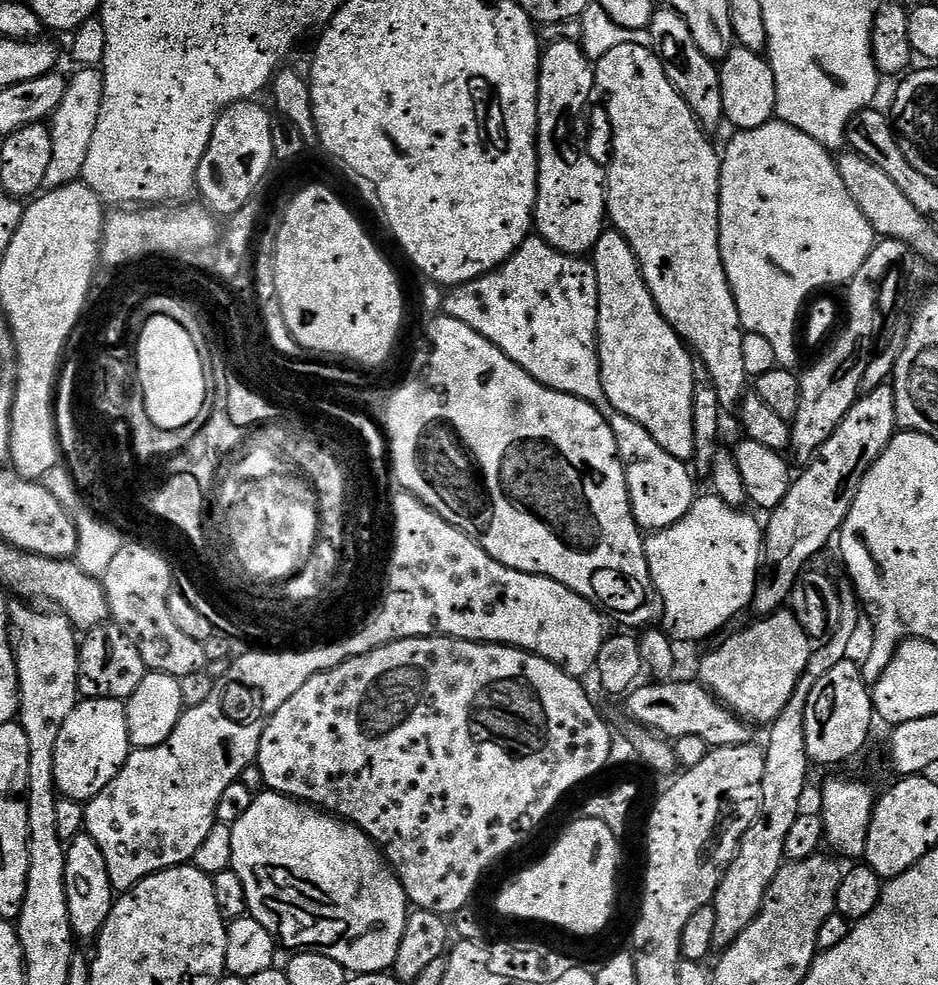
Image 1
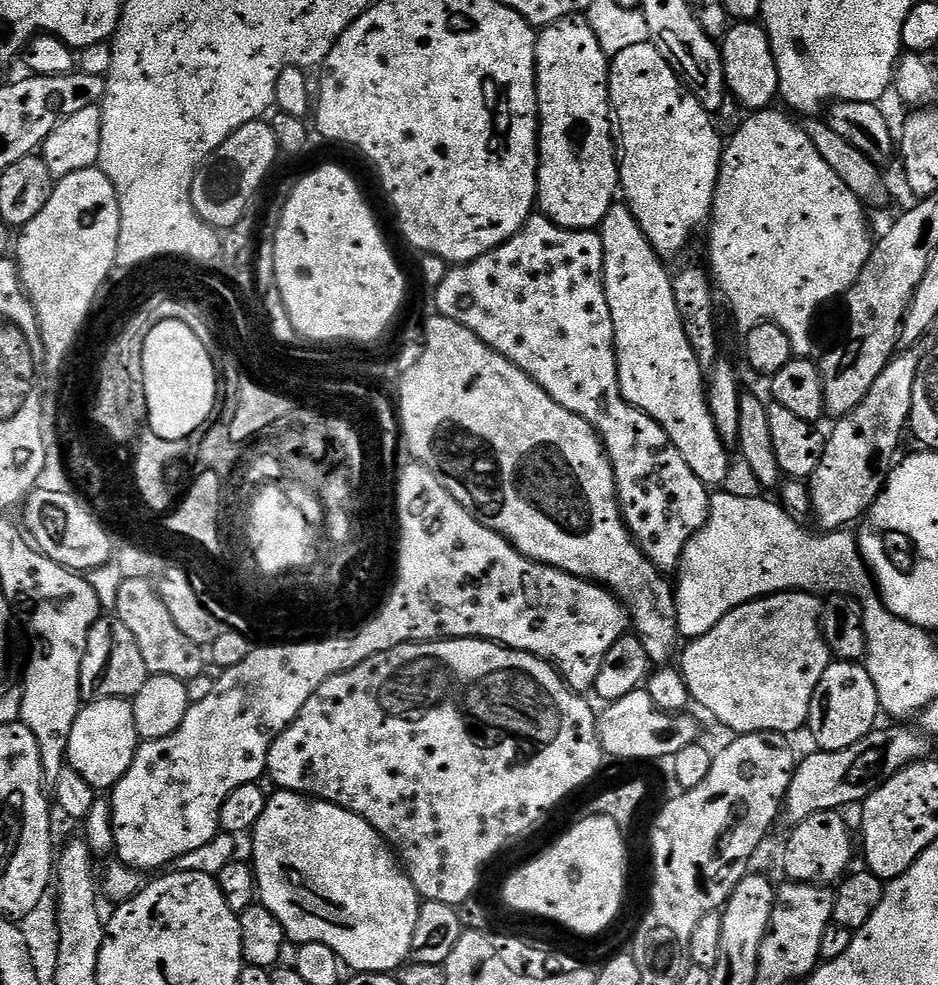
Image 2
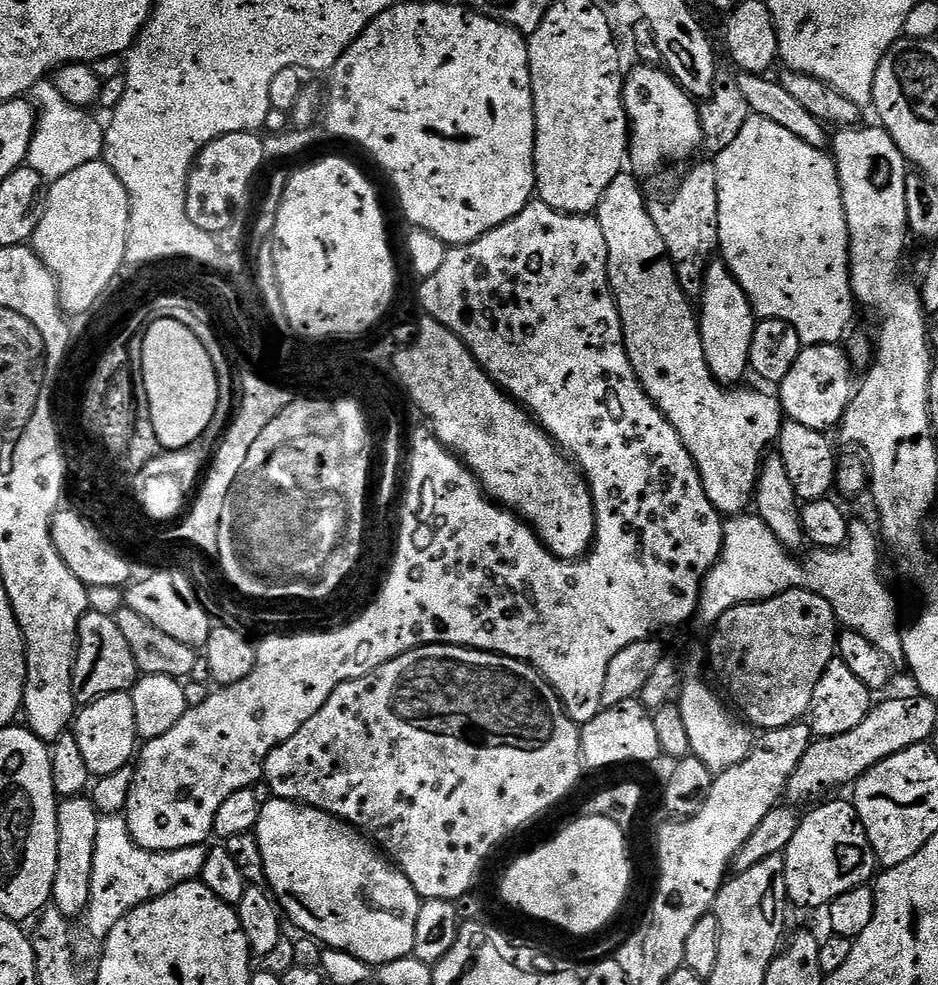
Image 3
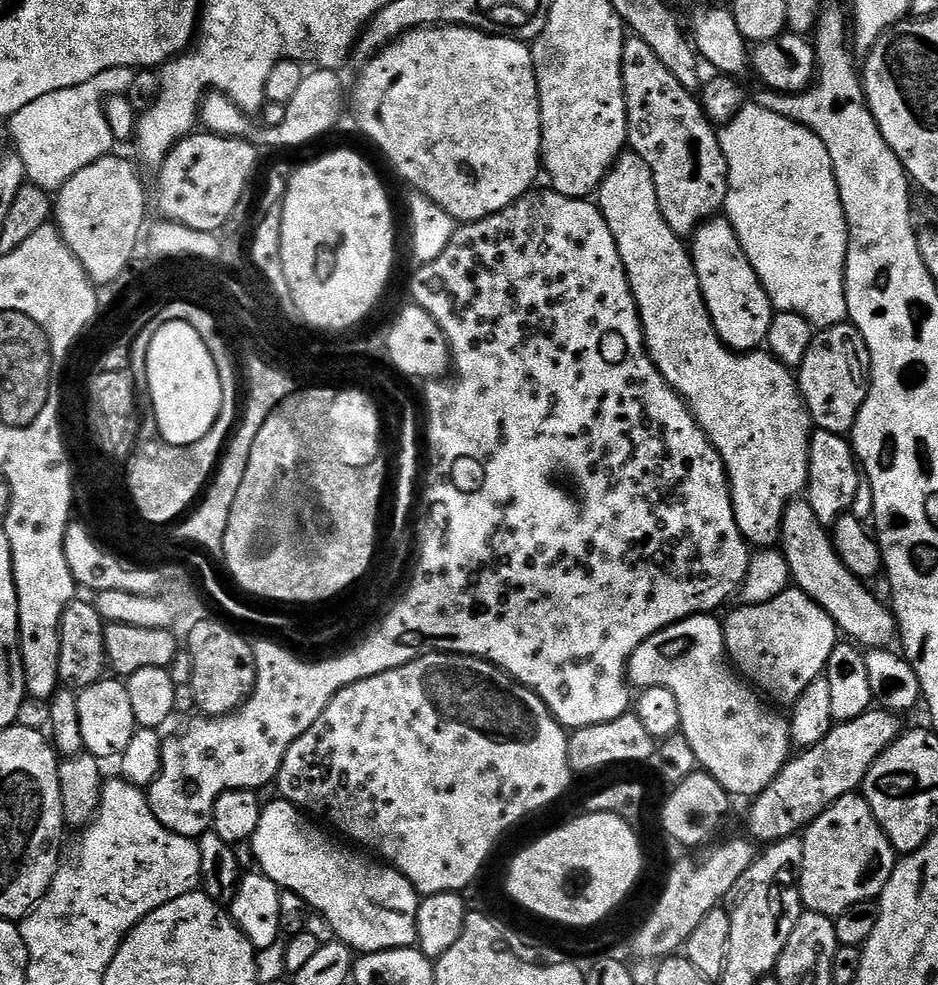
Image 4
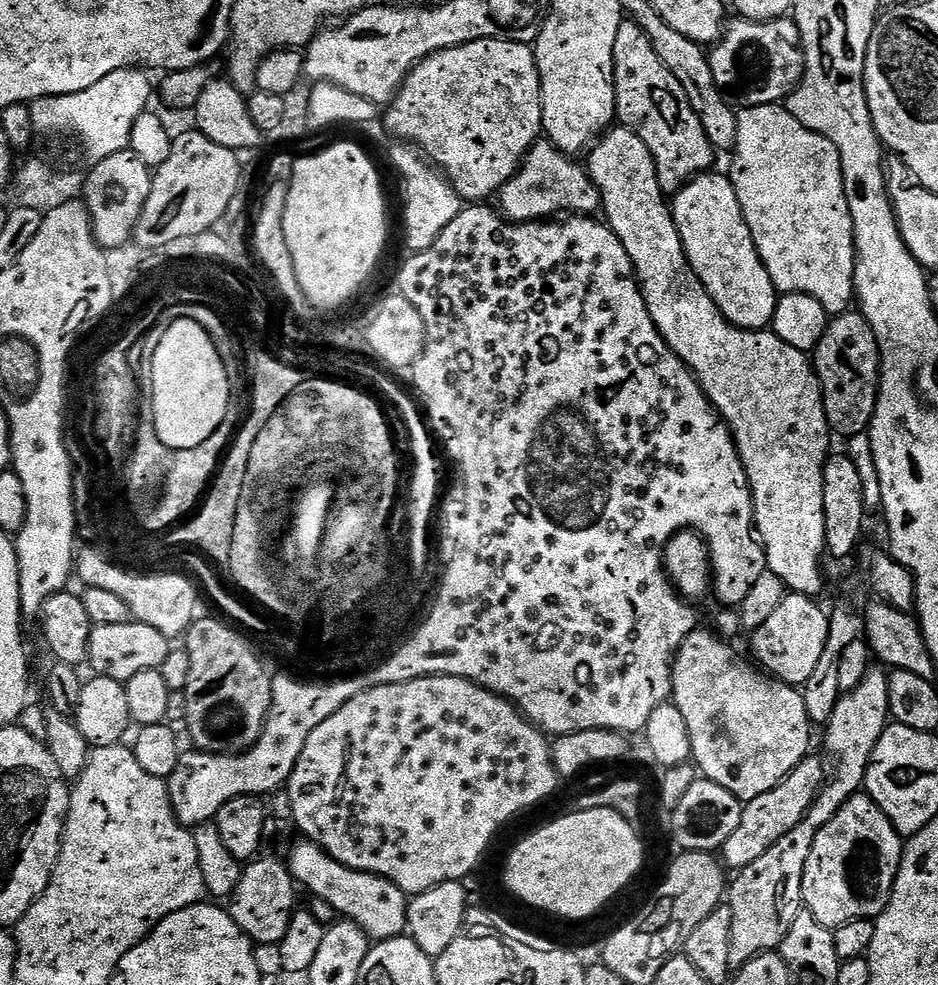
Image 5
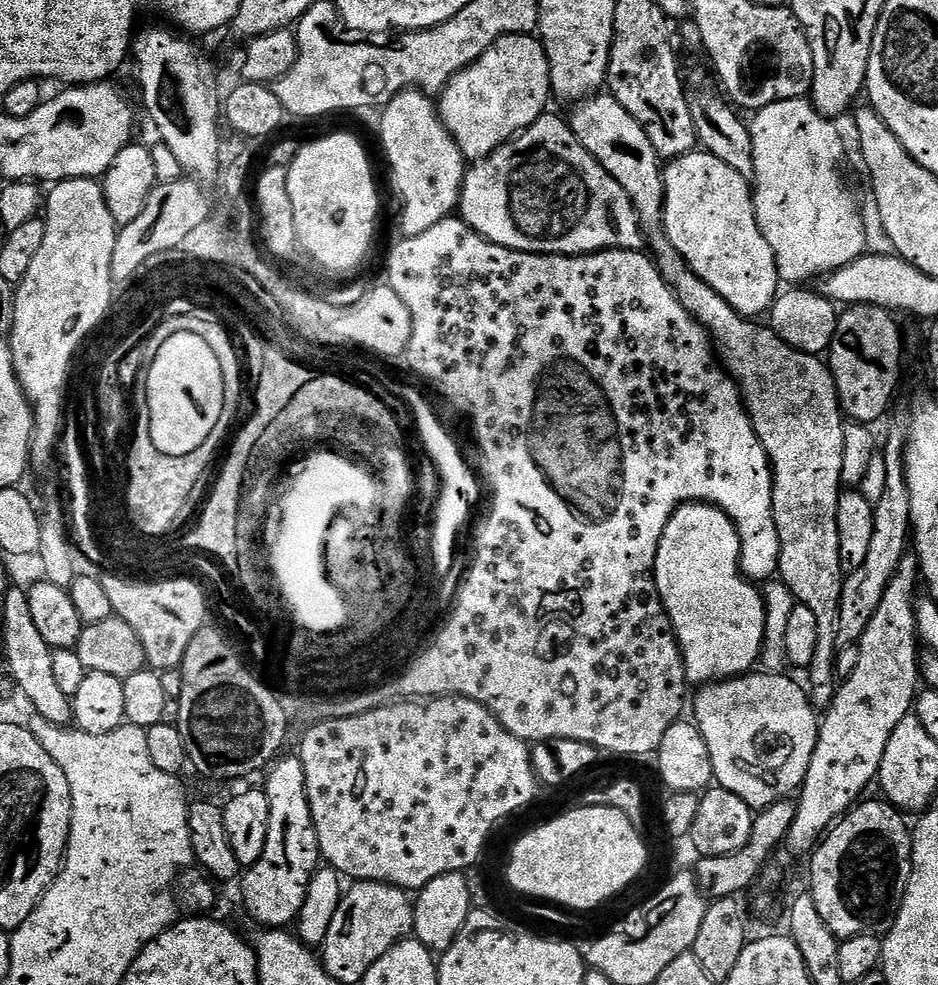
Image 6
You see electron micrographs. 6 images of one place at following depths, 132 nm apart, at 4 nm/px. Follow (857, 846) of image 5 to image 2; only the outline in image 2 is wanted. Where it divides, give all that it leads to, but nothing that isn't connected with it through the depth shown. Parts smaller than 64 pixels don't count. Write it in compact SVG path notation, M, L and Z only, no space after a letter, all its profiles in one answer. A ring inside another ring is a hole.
M839 811L819 812L791 829L784 848L784 872L789 881L797 884L831 885L849 871L852 848L848 845L848 824Z

